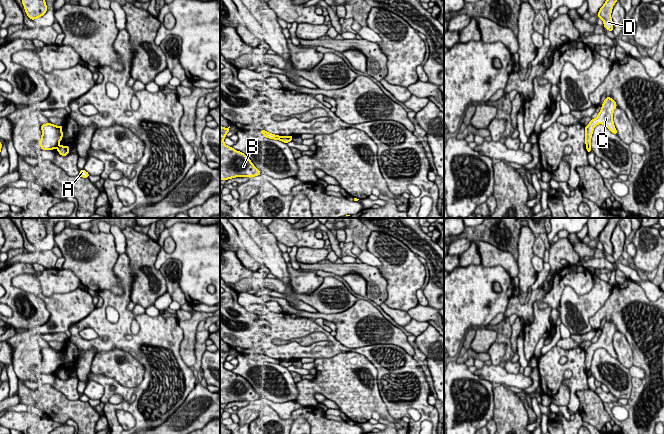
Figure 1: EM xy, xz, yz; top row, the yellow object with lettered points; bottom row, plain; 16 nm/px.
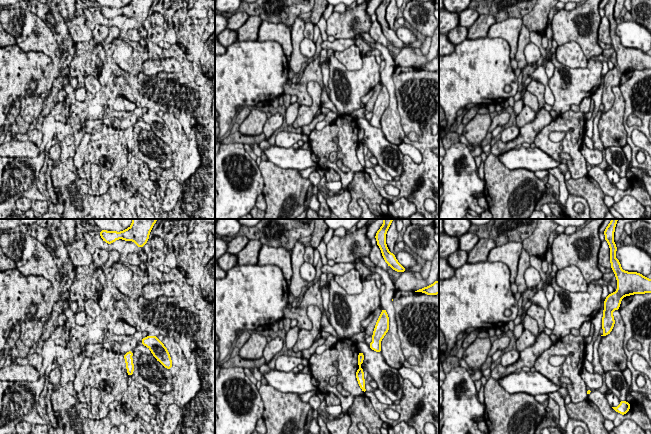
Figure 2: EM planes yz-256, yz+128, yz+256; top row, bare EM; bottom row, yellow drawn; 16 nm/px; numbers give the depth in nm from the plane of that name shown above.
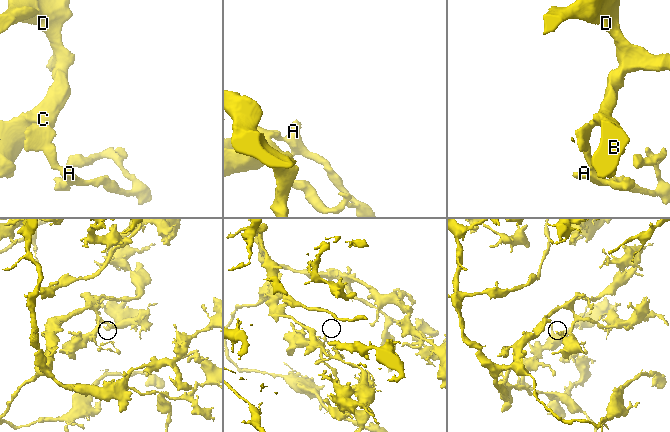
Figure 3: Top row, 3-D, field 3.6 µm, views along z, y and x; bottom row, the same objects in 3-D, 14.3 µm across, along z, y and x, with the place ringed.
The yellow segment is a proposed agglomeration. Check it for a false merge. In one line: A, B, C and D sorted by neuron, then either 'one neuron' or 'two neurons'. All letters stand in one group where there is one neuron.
groups A / B C D; two neurons

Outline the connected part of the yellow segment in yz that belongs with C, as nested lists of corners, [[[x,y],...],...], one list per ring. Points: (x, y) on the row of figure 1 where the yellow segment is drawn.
[[[606,97],[603,102],[601,111],[598,113],[598,116],[595,119],[592,119],[590,123],[585,126],[586,146],[590,145],[593,130],[598,124],[605,125],[609,129],[609,131],[617,135],[617,130],[613,122],[613,112],[616,107],[616,102],[612,98]]]

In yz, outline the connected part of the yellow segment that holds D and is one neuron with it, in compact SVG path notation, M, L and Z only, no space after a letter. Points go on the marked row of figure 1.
M606 0L604 5L600 8L598 16L597 16L598 18L601 18L603 20L604 27L611 32L613 30L611 12L616 1L617 0Z

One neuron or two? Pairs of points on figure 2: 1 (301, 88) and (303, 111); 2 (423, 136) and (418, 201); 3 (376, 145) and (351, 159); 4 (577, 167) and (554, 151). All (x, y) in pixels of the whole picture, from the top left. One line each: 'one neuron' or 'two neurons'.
1: two neurons
2: one neuron
3: two neurons
4: one neuron

